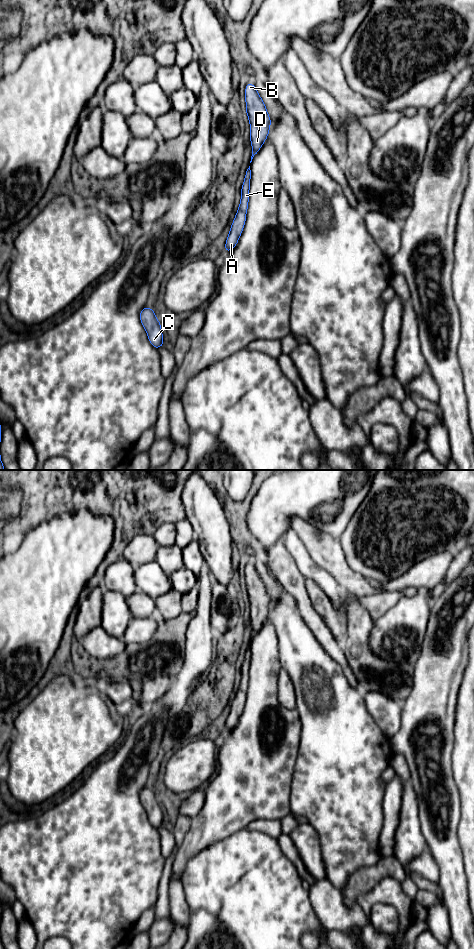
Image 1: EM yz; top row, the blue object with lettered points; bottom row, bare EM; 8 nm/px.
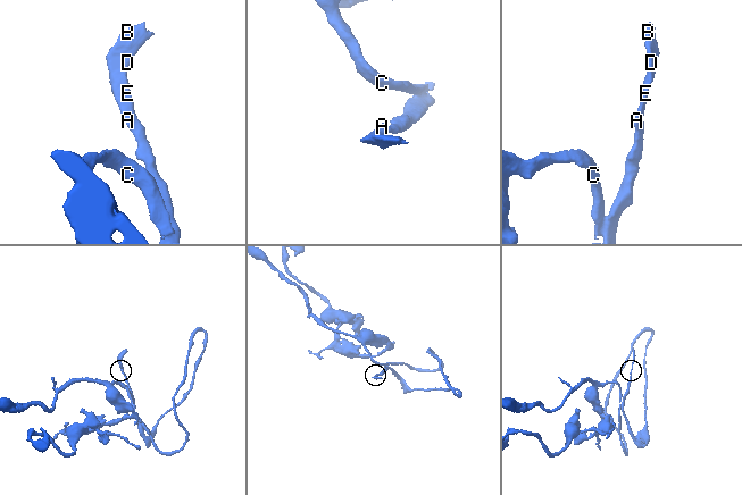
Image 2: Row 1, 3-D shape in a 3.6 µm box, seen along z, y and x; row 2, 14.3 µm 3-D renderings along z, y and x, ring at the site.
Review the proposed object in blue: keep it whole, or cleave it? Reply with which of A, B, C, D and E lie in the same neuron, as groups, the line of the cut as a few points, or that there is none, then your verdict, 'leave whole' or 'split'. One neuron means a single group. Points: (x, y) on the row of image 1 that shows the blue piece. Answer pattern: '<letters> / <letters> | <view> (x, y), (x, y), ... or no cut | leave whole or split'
A B C D E | no cut | leave whole

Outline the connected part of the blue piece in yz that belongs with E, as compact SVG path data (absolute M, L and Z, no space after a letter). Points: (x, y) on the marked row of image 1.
M249 166L249 168L246 171L244 182L241 189L240 205L226 240L225 252L230 252L237 245L239 237L243 231L244 224L246 222L246 212L248 209L250 180L251 170Z

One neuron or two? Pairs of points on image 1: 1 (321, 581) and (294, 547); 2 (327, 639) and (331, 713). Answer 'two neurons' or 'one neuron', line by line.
1: one neuron
2: two neurons

